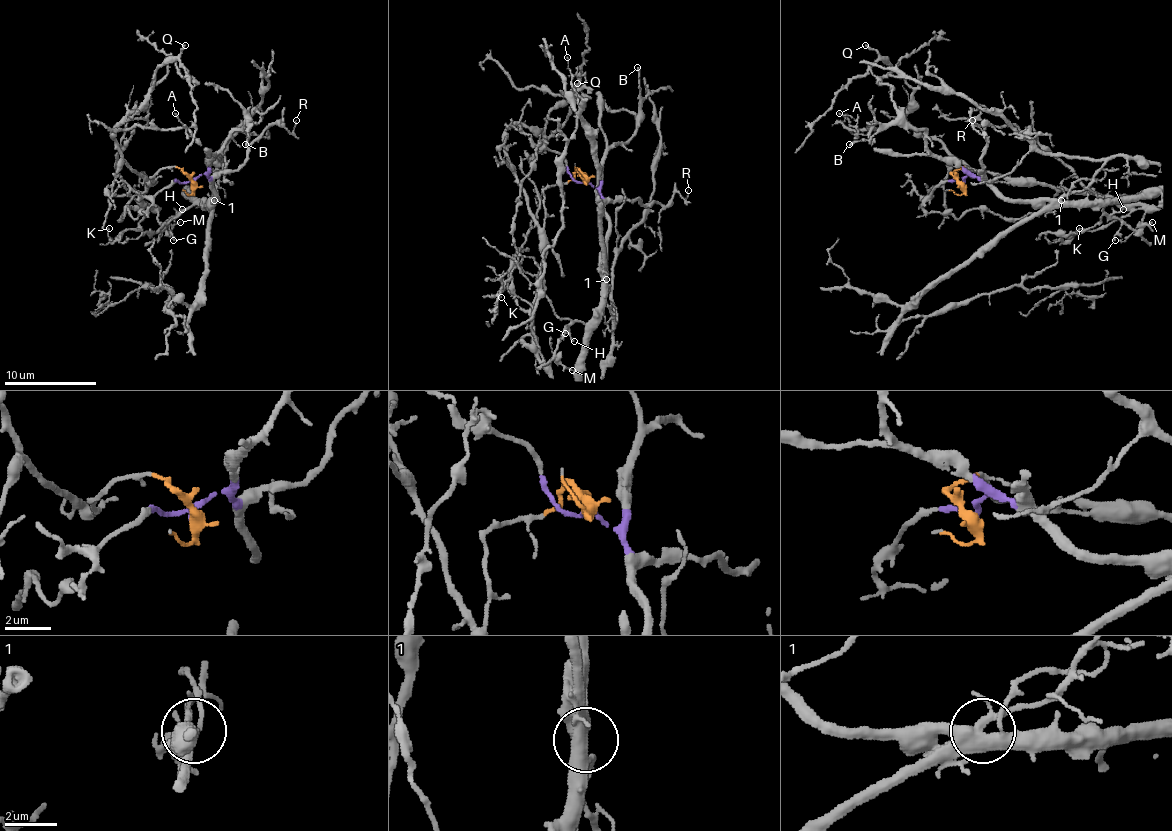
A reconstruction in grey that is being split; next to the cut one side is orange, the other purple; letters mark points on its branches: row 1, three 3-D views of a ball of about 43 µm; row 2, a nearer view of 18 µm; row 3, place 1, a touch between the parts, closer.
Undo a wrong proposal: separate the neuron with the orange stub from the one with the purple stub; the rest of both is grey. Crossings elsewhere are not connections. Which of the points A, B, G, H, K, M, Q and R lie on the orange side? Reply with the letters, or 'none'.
K, M, Q

